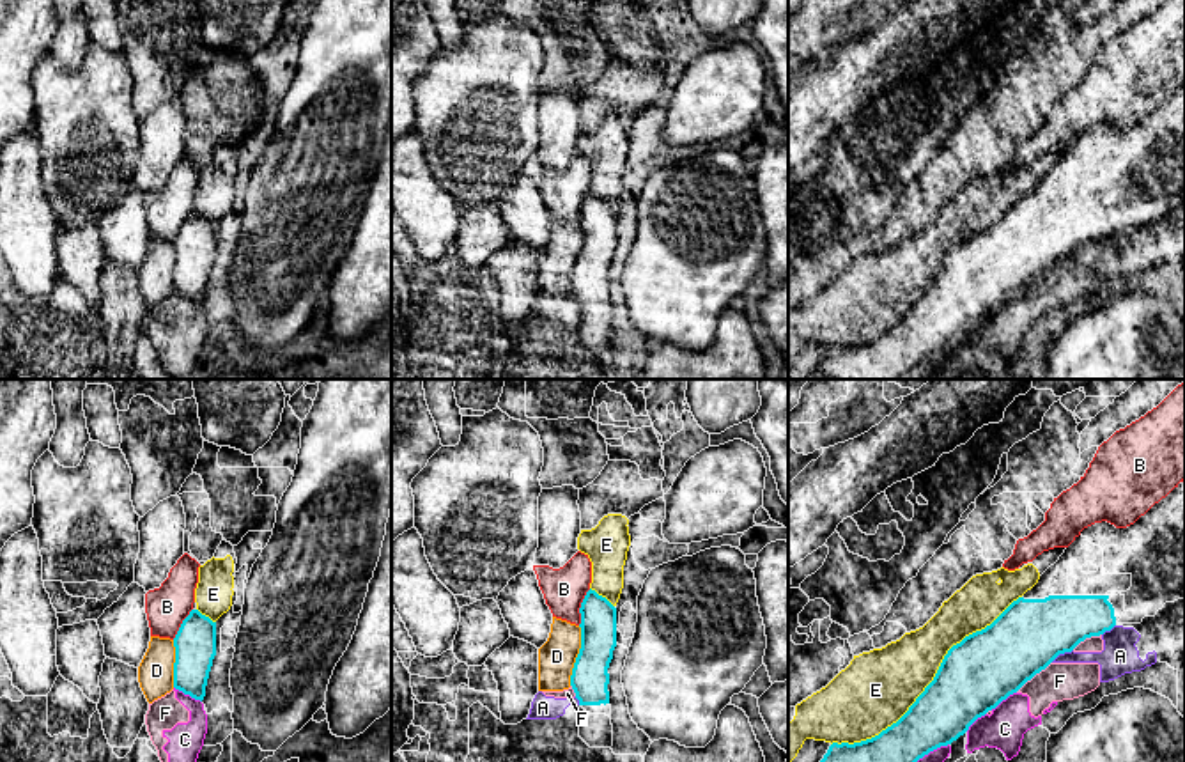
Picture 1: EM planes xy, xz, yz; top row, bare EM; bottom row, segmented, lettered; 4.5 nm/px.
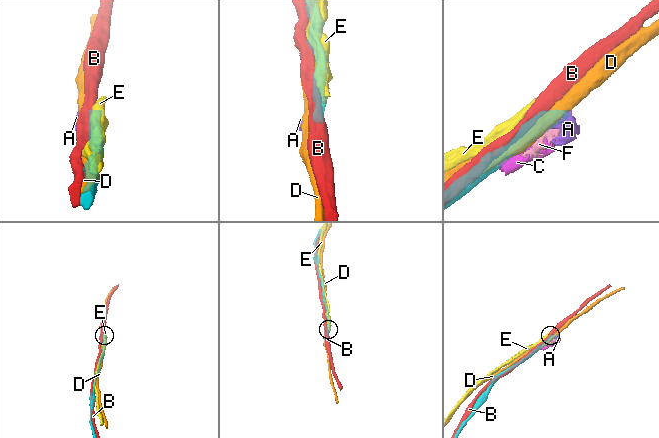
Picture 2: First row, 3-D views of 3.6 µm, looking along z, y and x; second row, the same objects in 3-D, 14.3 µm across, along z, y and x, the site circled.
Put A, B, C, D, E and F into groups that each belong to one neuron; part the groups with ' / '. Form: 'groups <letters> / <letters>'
groups A C F / B / D / E

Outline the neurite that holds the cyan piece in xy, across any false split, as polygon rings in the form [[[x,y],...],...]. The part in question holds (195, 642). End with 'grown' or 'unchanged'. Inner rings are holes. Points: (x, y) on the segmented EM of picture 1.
[[[191,610],[174,638],[174,647],[174,688],[202,702],[216,656],[216,622]]]; unchanged

